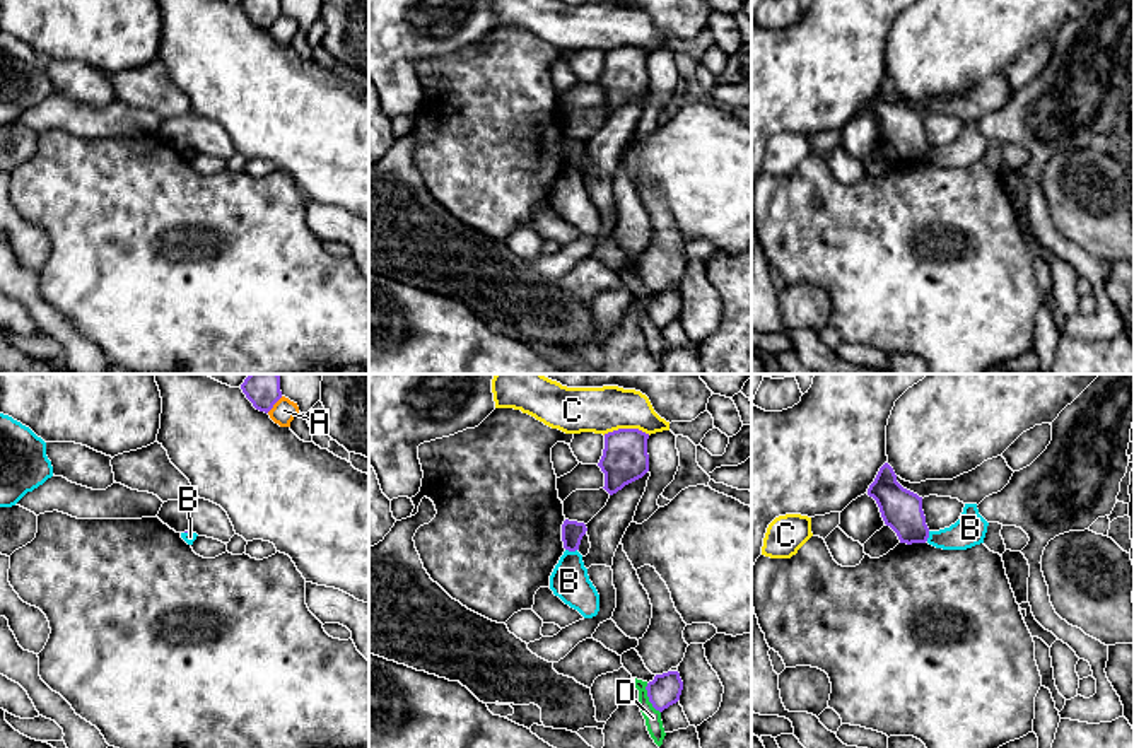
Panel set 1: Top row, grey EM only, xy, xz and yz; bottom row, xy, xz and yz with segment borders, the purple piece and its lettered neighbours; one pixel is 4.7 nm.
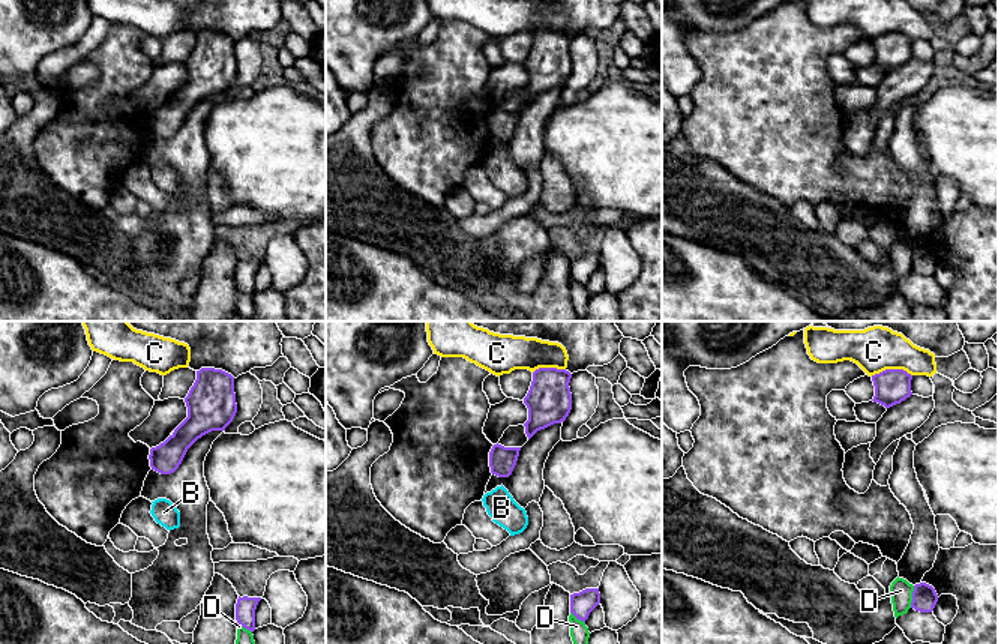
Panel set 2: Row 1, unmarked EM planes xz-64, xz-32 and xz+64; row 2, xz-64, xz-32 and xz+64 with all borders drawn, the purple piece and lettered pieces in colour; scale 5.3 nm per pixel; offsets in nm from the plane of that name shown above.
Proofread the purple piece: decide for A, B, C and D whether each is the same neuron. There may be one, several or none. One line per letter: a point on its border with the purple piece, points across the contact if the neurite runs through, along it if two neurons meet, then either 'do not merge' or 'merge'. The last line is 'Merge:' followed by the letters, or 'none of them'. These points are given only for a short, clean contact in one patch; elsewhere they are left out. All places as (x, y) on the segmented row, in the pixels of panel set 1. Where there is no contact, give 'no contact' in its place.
A: xy (274, 403) | do not merge
B: xz (571, 550) | along xz (566, 549), (576, 550) | do not merge
C: xz (627, 429) | do not merge
D: xz (649, 699) | do not merge
Merge: none of them

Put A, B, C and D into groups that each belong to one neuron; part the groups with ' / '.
A / B C / D

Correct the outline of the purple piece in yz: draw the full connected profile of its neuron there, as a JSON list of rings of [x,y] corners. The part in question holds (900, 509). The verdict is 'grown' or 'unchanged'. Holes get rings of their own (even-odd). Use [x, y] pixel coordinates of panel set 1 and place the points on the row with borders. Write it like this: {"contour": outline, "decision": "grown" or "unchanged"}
{"contour": [[[888,463],[880,468],[868,495],[876,500],[885,524],[897,533],[900,543],[927,541],[929,528],[922,511],[922,497],[903,488]]], "decision": "unchanged"}

